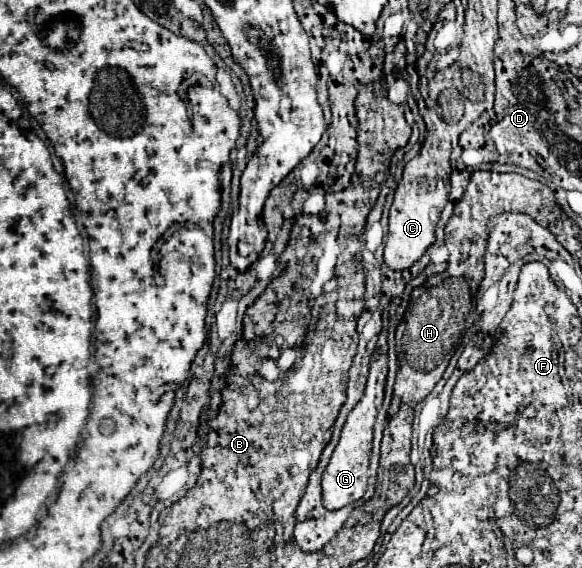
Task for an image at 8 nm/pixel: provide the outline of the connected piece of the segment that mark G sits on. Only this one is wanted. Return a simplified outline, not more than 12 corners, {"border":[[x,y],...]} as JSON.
{"border":[[370,361],[364,397],[322,473],[330,511],[366,491],[388,363]]}

